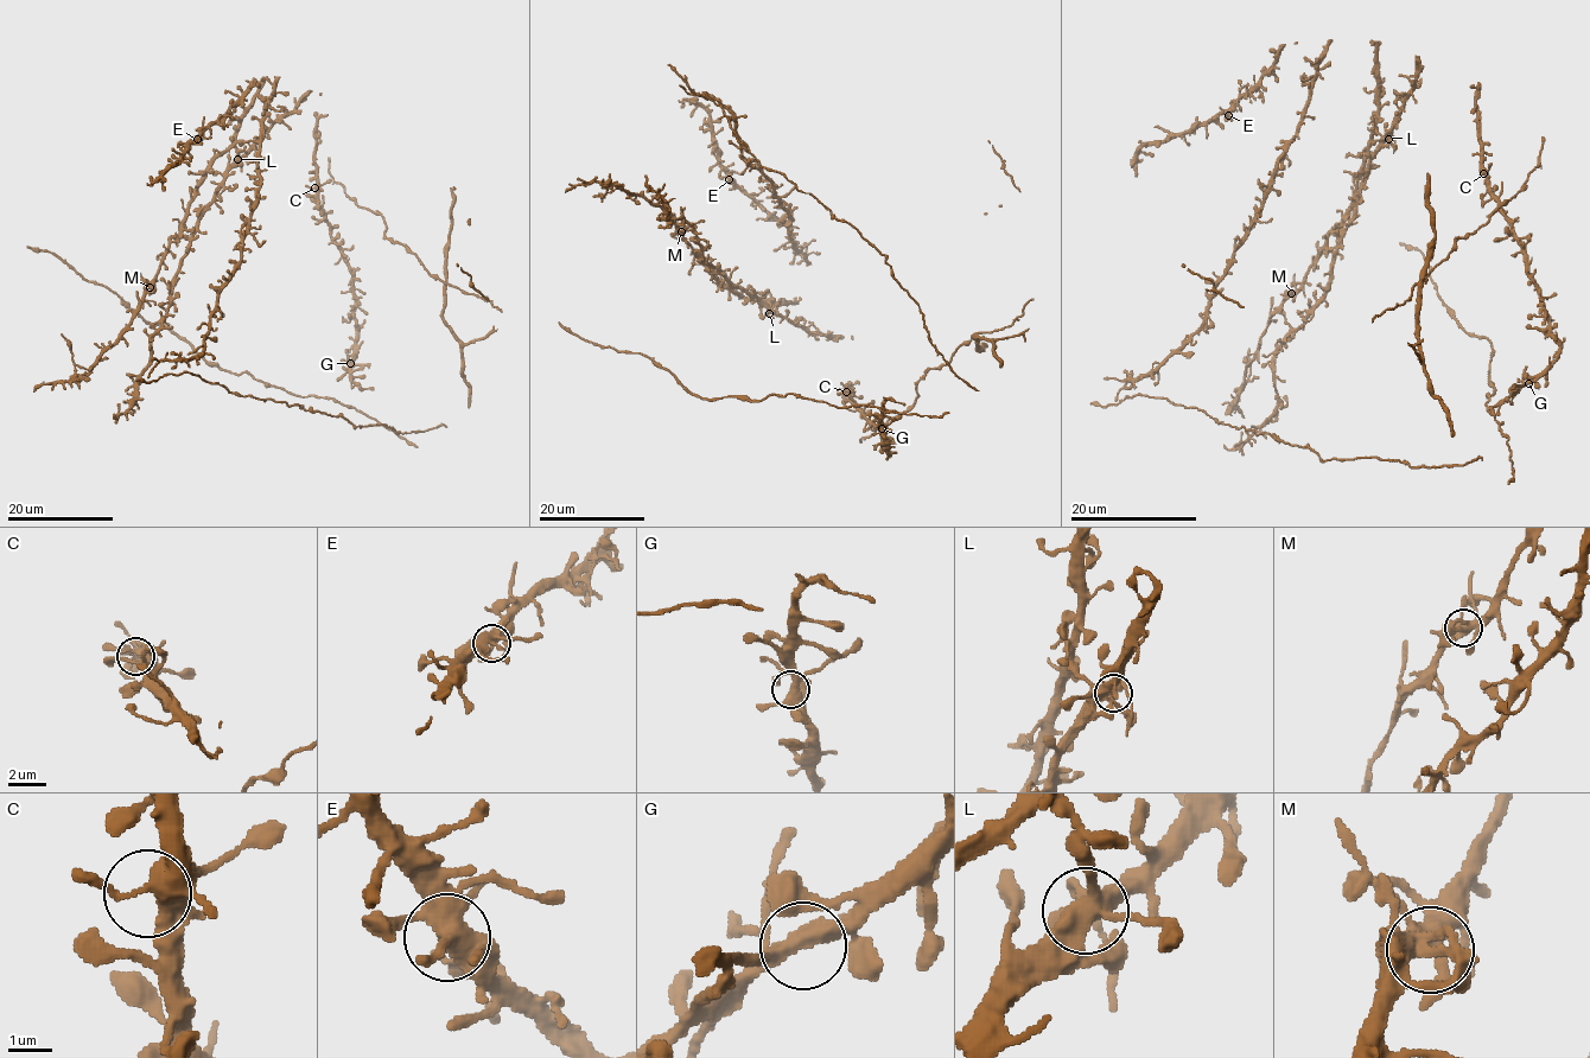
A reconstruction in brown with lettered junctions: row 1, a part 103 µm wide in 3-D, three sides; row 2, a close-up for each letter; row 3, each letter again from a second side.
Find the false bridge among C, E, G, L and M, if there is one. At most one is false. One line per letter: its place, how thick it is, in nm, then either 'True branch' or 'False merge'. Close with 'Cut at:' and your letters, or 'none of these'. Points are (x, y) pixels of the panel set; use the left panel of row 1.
C: Place: (315, 187). Thickness 400 nm. True branch
E: Place: (197, 139). Thickness 420 nm. True branch
G: Place: (350, 363). Thickness 360 nm. True branch
L: Place: (237, 159). Thickness 400 nm. True branch
M: Place: (150, 287). Thickness 360 nm. True branch
Cut at: none of these

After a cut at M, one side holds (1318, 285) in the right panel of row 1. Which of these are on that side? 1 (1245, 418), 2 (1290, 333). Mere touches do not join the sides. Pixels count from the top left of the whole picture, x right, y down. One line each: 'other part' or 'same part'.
1: other part
2: same part

